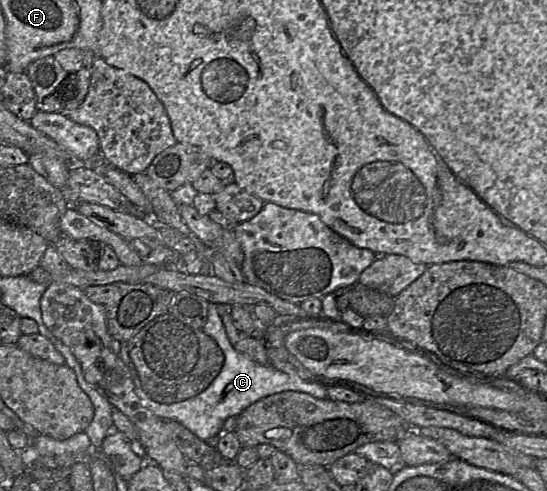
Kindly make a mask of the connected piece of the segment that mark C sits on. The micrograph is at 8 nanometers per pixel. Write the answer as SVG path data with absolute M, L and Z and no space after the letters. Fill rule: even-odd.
M209 304L207 321L203 332L215 340L225 355L224 365L213 382L200 394L173 404L162 404L152 400L144 391L138 374L130 359L125 344L120 348L119 357L130 368L135 393L141 404L155 415L165 420L177 421L201 440L206 440L221 432L224 421L230 416L237 416L254 402L283 391L299 391L312 395L318 399L327 398L327 390L334 386L334 382L322 378L305 381L298 376L279 371L270 365L261 365L244 353L237 351L230 343L216 304Z

